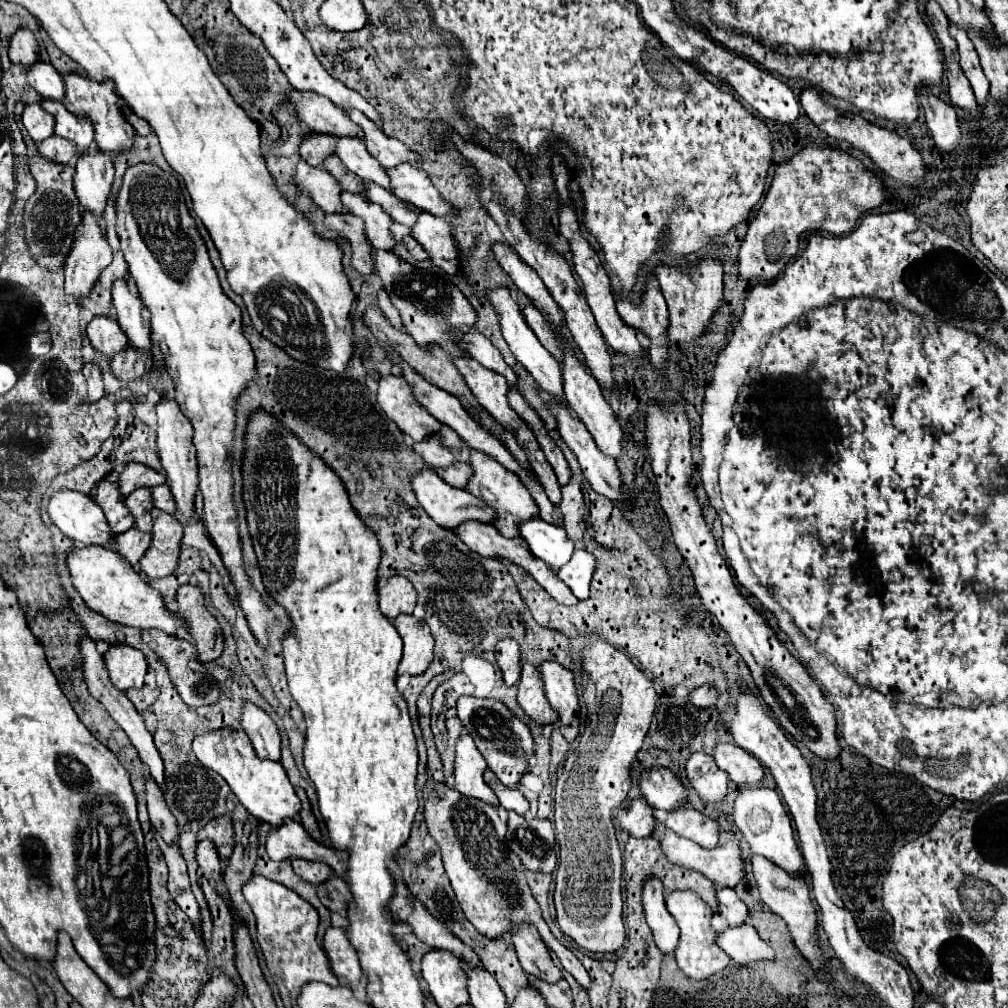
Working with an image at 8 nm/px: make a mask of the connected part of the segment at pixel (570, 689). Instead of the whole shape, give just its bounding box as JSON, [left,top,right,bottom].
[538,661,578,743]

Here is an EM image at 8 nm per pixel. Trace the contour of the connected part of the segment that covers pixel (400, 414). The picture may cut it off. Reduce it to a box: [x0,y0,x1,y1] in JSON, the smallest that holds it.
[378,375,442,441]

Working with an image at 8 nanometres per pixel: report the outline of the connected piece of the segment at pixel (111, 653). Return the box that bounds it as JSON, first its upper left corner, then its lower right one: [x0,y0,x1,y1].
[104,645,148,693]

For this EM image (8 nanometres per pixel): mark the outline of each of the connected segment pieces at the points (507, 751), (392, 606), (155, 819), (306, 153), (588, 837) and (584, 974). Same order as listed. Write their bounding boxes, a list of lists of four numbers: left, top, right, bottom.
[[456,697,534,787],[378,577,416,621],[146,775,178,843],[300,133,336,167],[554,639,656,951],[424,779,592,991]]

